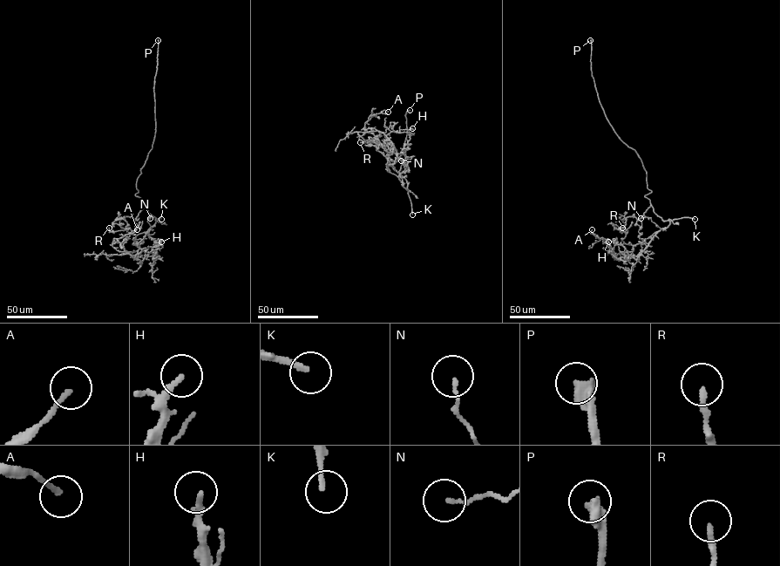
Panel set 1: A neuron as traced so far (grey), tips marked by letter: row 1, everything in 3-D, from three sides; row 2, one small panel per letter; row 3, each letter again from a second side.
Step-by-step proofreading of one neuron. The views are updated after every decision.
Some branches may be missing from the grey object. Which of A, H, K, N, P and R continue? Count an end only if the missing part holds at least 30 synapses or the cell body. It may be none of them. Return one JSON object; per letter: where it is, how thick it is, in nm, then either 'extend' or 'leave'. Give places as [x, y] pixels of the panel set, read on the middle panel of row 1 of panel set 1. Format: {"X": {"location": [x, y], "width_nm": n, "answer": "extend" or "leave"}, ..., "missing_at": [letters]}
{"A": {"location": [388, 112], "width_nm": 150, "answer": "leave"}, "H": {"location": [412, 128], "width_nm": 160, "answer": "leave"}, "K": {"location": [412, 214], "width_nm": 180, "answer": "extend"}, "N": {"location": [401, 160], "width_nm": 120, "answer": "leave"}, "P": {"location": [410, 110], "width_nm": 500, "answer": "extend"}, "R": {"location": [360, 142], "width_nm": 200, "answer": "leave"}, "missing_at": ["K", "P"]}

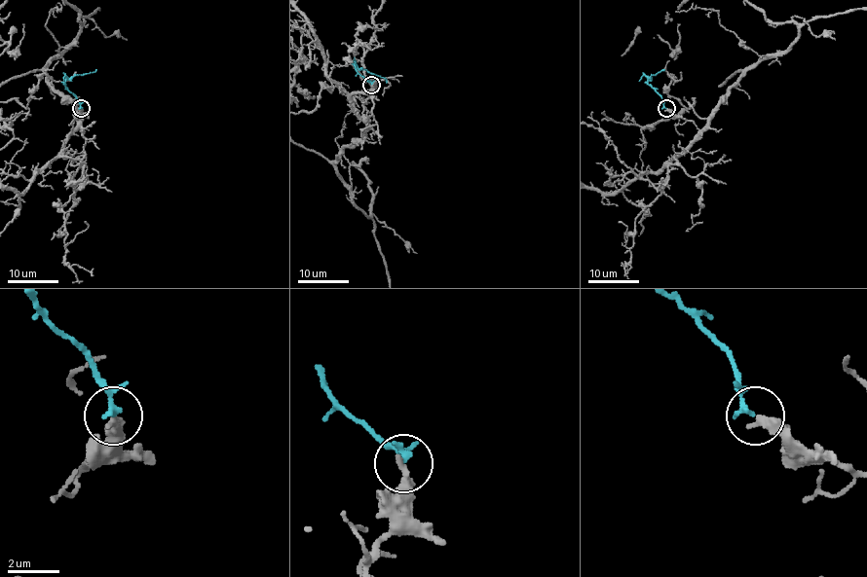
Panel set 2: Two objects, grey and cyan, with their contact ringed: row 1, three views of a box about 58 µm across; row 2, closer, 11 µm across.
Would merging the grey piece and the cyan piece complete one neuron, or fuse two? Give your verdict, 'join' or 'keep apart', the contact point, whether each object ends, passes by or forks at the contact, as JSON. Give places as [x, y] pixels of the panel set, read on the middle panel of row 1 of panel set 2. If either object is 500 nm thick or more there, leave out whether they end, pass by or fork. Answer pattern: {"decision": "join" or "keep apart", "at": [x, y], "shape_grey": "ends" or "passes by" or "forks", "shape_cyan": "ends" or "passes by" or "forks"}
{"decision": "join", "at": [371, 85], "shape_grey": "ends", "shape_cyan": "ends"}

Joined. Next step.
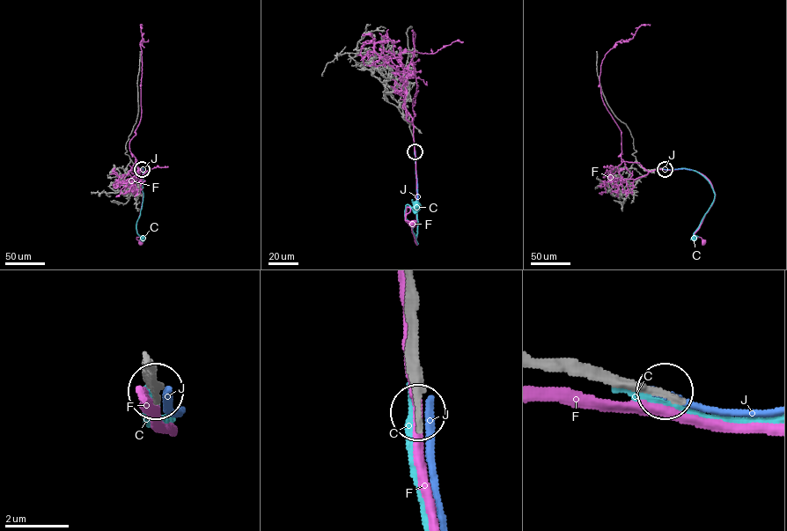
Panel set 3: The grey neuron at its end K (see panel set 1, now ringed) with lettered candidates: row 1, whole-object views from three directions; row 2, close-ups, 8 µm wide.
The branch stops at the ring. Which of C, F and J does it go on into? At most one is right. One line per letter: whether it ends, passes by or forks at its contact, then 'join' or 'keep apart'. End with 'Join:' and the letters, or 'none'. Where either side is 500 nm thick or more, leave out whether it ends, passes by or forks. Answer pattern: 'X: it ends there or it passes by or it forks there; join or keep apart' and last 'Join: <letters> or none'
C: it ends there; keep apart
F: it passes by; keep apart
J: it ends there; keep apart
Join: none

